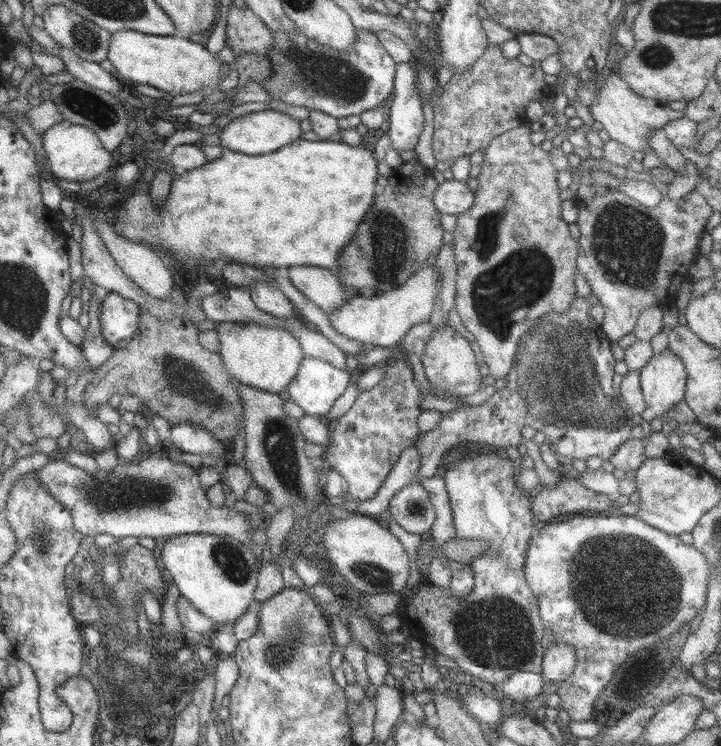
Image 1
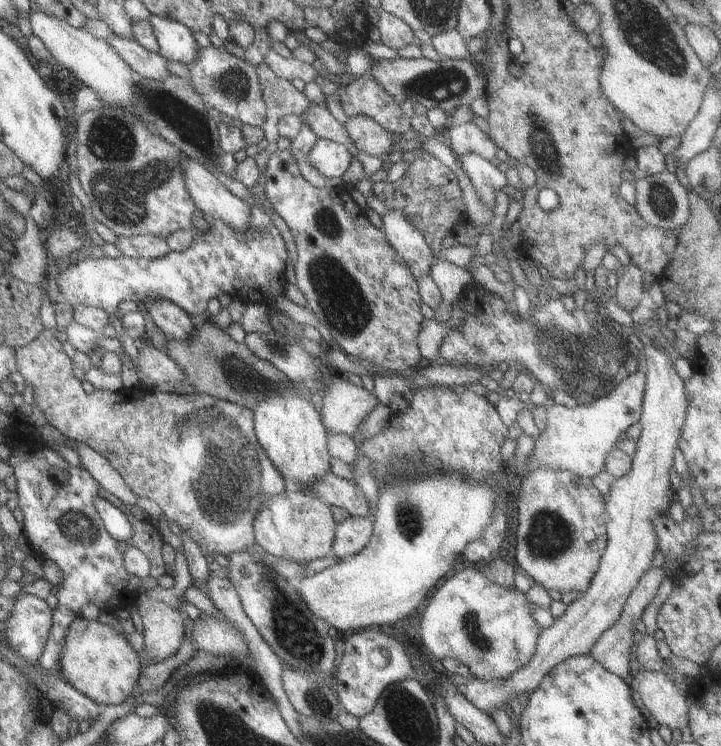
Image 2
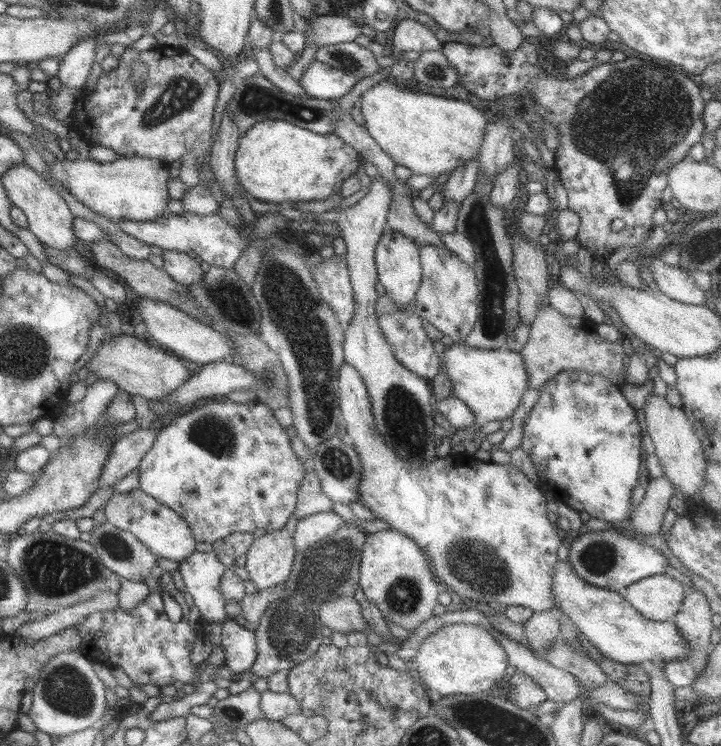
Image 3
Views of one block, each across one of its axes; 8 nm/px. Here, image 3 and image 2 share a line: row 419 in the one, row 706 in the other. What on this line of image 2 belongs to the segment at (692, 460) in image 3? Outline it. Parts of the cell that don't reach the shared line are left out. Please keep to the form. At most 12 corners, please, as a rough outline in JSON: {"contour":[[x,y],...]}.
{"contour":[[638,669],[625,681],[655,723],[688,726],[688,697],[667,674]]}

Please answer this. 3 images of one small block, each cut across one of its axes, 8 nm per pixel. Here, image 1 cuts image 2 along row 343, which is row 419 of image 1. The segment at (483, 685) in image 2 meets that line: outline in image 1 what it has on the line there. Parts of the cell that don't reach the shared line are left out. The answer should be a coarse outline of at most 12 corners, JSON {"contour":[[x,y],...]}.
{"contour":[[665,349],[638,371],[641,420],[666,419],[686,373]]}

